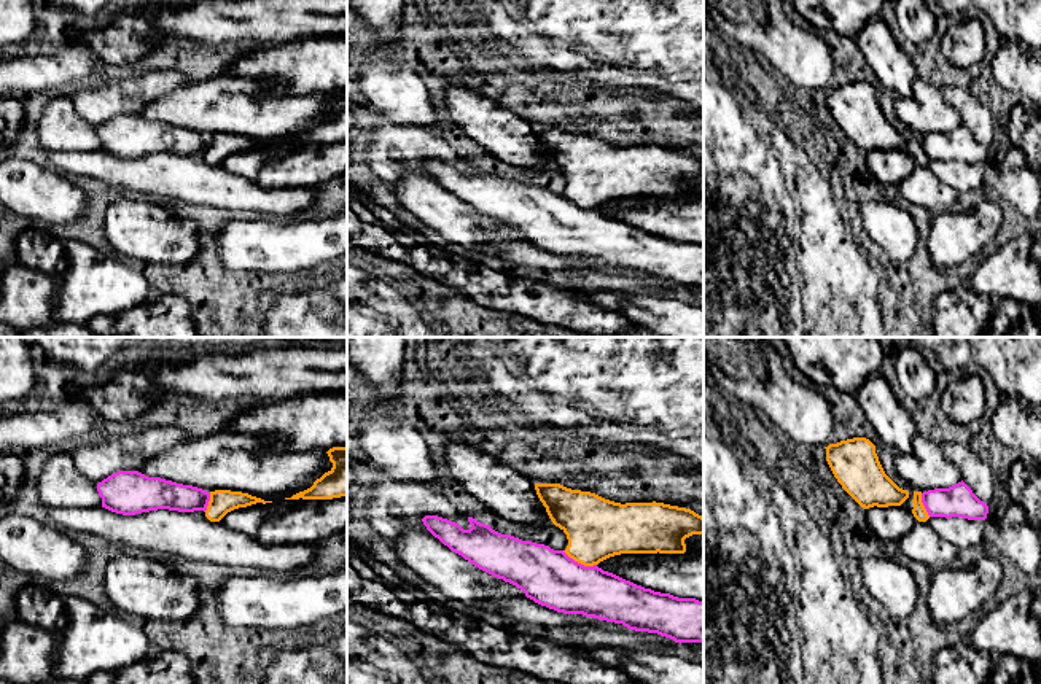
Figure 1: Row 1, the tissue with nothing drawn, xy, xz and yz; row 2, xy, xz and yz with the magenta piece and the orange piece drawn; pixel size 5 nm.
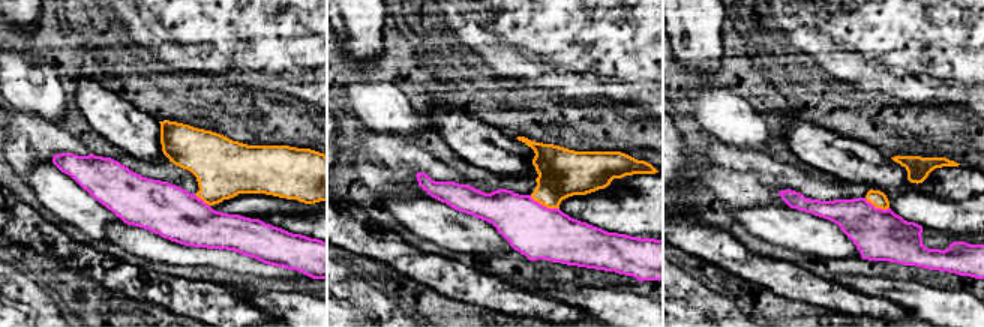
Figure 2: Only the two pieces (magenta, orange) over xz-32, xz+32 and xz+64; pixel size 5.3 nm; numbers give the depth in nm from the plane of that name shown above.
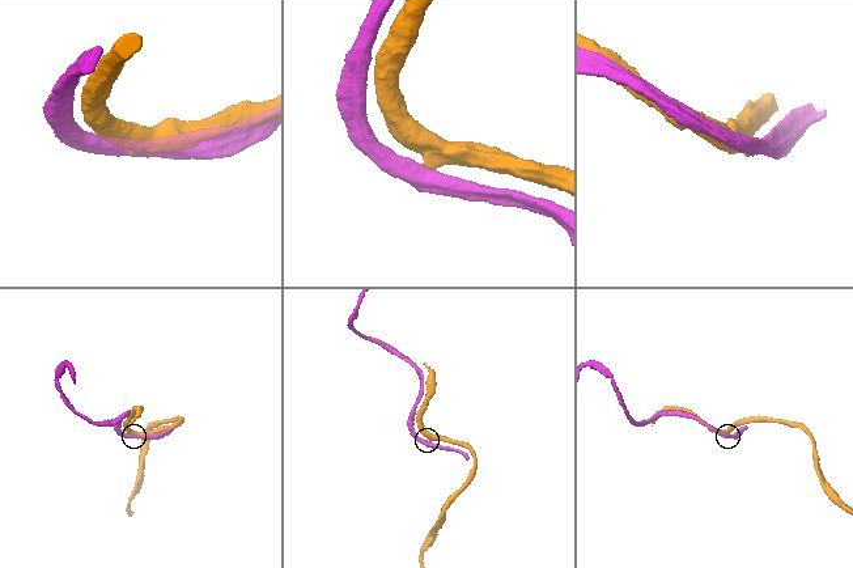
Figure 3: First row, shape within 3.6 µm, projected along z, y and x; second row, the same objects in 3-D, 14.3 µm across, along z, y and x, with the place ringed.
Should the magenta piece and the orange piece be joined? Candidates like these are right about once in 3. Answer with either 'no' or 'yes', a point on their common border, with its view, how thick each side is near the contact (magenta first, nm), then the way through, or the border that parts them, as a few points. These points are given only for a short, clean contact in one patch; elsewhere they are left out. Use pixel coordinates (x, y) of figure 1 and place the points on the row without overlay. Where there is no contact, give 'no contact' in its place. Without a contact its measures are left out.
no; meets magenta in xz at (580, 207); 280 nm thick on the magenta side, 320 nm on the other; border along xz (562, 194), (584, 209), (596, 209)

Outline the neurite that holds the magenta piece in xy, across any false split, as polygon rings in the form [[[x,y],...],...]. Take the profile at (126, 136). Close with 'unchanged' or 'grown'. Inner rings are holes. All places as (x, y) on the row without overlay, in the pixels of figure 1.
[[[118,115],[97,127],[102,151],[135,159],[169,153],[178,156],[207,154],[210,137],[161,121],[148,121],[138,115]]] | unchanged

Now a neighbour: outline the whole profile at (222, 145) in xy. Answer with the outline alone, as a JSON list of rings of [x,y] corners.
[[[215,134],[215,135],[210,135],[210,145],[205,154],[205,161],[210,165],[220,165],[228,156],[239,151],[247,151],[256,146],[266,148],[272,145],[264,145],[261,142],[251,140],[248,137],[242,137],[242,135]]]

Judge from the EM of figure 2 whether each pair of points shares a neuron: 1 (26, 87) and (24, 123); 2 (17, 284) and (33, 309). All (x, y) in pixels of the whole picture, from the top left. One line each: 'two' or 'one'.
1: two
2: one

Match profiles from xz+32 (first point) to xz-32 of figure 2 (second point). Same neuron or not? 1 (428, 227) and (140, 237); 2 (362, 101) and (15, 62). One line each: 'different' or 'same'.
1: different
2: same

